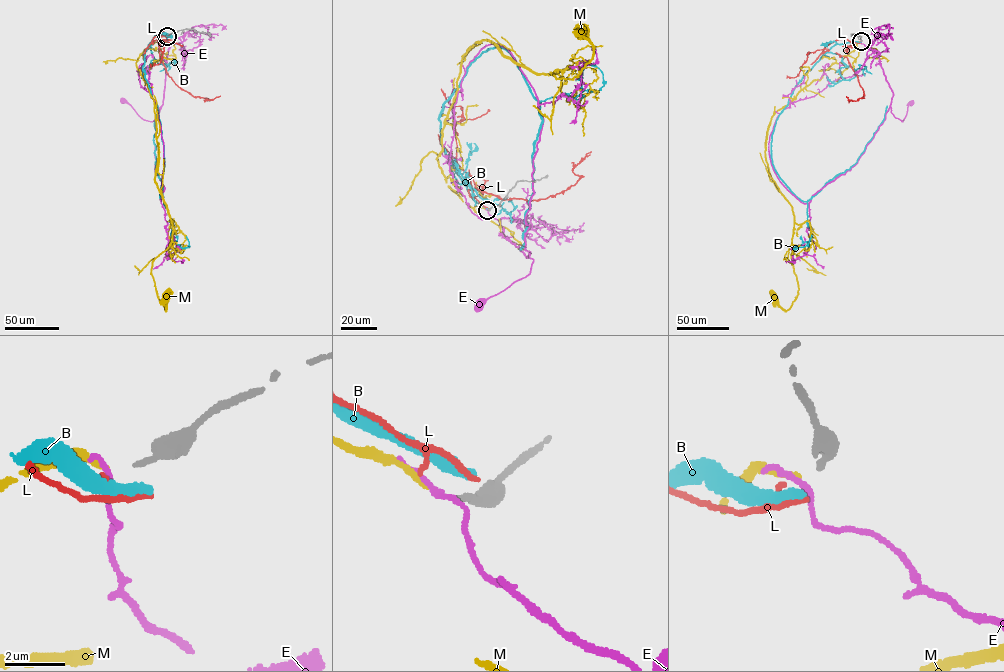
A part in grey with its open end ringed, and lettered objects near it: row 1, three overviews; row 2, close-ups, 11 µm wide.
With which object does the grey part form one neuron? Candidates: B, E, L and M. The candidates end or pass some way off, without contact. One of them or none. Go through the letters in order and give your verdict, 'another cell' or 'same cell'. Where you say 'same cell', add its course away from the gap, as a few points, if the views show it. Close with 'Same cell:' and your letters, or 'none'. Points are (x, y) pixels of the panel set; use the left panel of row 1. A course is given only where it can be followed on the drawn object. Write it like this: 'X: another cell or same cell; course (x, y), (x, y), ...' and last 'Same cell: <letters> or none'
B: another cell
E: another cell
L: another cell
M: same cell; course (166, 36), (136, 65), (154, 102), (155, 180), (172, 229), (151, 273), (165, 310), (166, 294)
Same cell: M

